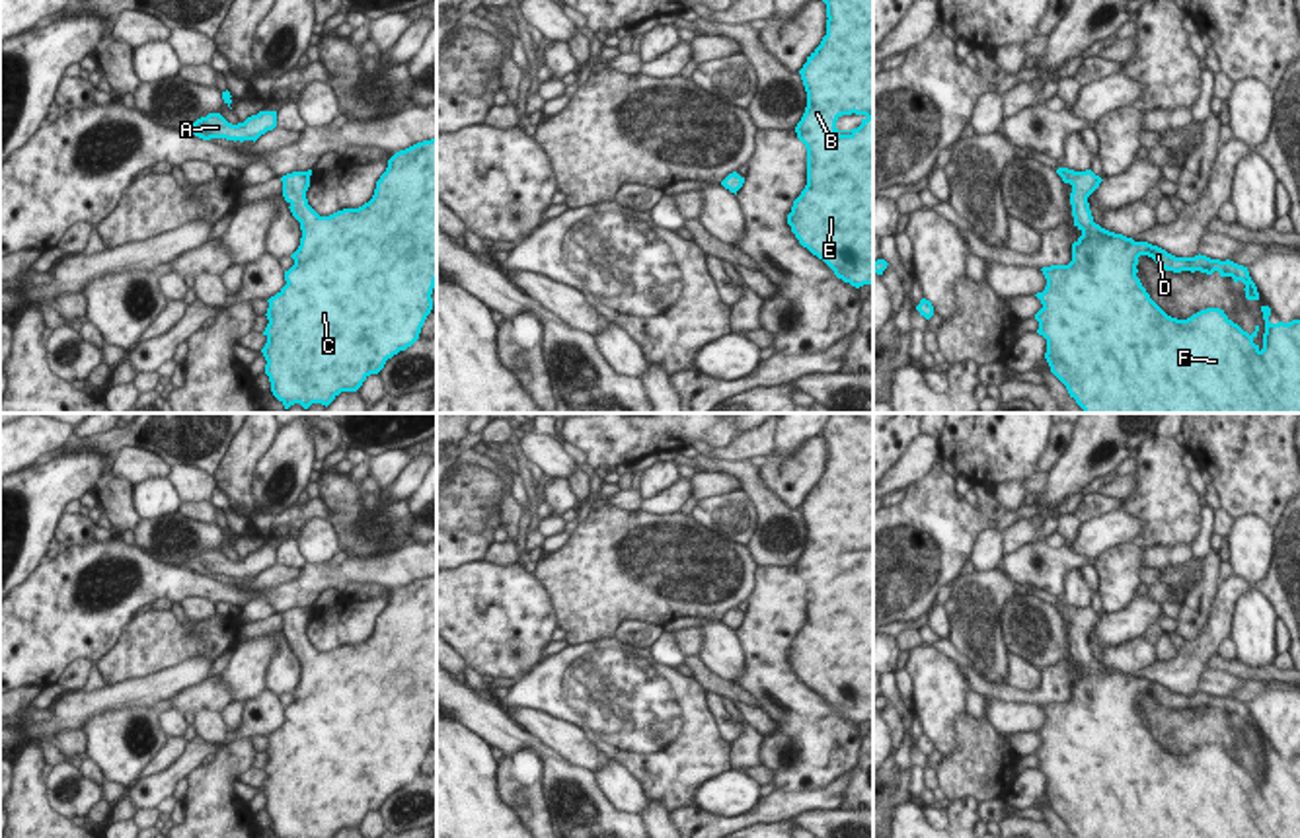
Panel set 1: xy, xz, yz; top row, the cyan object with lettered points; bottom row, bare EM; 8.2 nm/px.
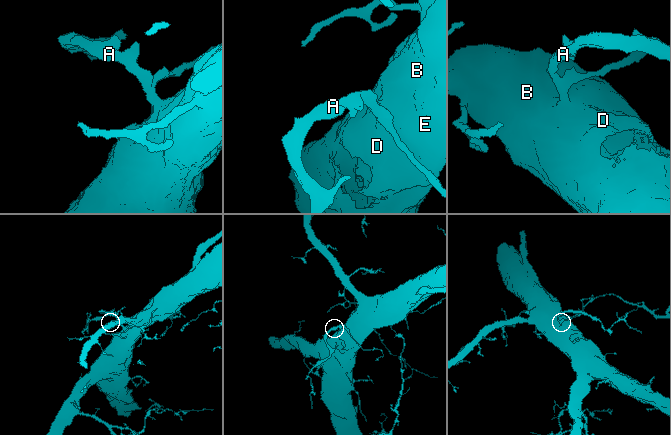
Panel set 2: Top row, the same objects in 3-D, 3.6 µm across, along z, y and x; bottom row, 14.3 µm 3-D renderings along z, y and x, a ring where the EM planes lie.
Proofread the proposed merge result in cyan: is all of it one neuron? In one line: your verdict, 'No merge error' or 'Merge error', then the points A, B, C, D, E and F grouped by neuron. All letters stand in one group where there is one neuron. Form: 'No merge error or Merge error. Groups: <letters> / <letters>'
No merge error. Groups: A B C D E F.

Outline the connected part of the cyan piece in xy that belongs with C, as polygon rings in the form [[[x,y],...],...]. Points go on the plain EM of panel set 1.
[[[437,575],[396,589],[376,618],[372,635],[359,645],[320,653],[306,635],[310,612],[312,606],[281,614],[283,633],[300,659],[302,674],[290,692],[294,702],[285,707],[287,721],[267,737],[267,780],[261,789],[279,838],[333,838],[341,828],[357,828],[388,795],[419,776],[433,746],[431,731],[437,719]]]

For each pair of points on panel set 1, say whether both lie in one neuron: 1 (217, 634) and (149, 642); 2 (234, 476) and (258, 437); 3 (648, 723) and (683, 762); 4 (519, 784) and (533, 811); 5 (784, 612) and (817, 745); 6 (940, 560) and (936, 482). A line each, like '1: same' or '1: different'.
1: same
2: same
3: same
4: same
5: same
6: same

